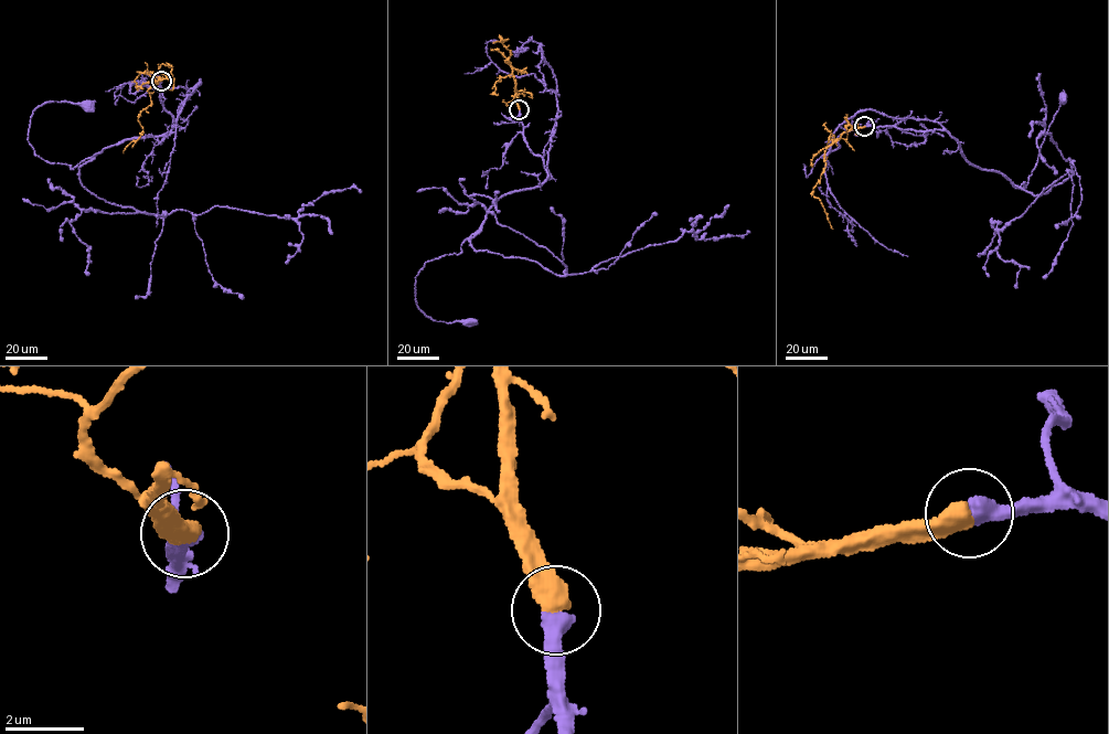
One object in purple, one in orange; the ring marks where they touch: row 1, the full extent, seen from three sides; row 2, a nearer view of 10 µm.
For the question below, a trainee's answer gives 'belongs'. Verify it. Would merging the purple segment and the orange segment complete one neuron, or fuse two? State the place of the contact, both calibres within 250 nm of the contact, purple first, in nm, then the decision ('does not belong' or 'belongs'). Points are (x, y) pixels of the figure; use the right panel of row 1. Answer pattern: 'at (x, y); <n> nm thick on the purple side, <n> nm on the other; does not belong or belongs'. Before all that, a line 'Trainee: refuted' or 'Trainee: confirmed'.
Trainee: confirmed
at (864, 126); 480 nm thick on the purple side, 550 nm on the other; belongs

